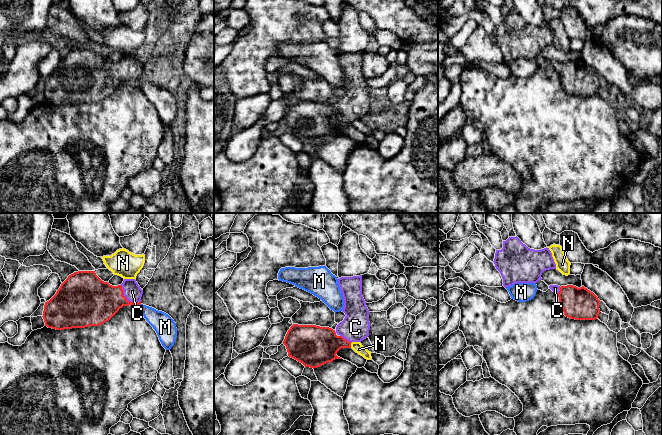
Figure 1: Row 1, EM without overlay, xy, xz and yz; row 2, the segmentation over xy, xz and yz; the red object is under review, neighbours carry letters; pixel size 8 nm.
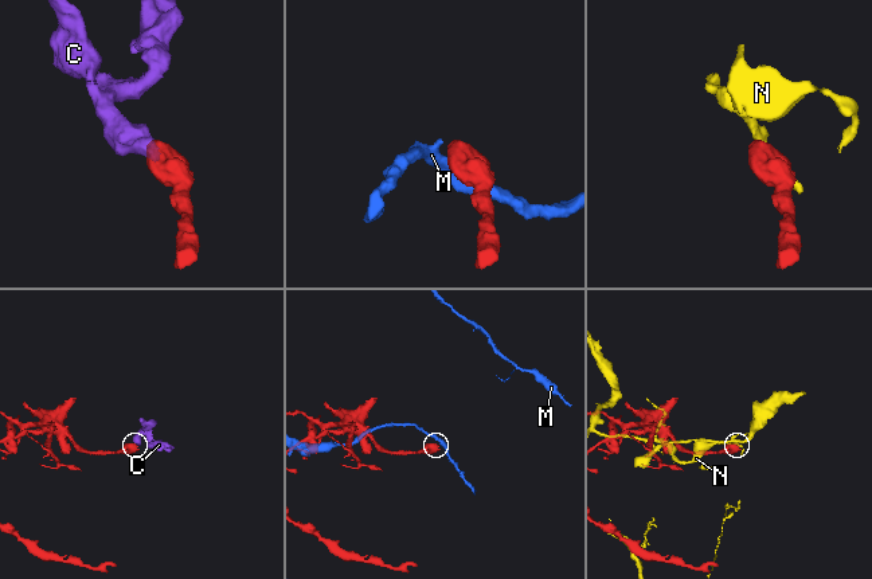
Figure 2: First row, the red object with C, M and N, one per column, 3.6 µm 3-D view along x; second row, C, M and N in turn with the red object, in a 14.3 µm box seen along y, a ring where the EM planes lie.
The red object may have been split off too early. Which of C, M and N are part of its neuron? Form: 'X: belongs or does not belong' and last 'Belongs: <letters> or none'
C: belongs
M: does not belong
N: does not belong
Belongs: C

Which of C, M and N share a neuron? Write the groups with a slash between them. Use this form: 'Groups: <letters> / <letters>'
Groups: C / M / N

